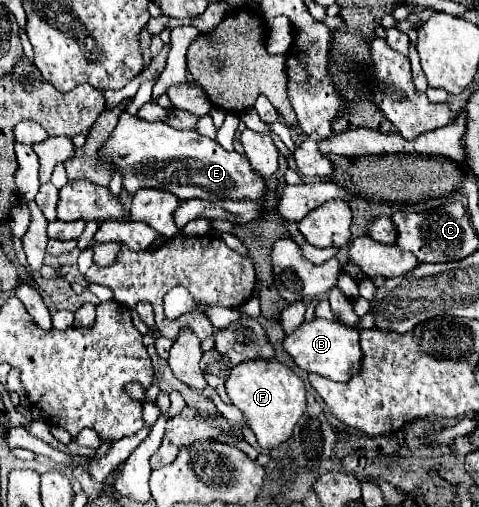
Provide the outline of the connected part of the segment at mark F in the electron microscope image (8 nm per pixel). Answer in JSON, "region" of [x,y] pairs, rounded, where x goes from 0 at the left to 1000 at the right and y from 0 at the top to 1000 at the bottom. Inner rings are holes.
{"region":[[[537,708],[537,712],[511,712],[495,724],[482,728],[482,740],[470,755],[474,763],[474,779],[482,787],[482,795],[507,815],[516,842],[532,854],[537,874],[549,886],[574,886],[582,882],[591,870],[599,870],[612,858],[612,842],[624,830],[624,822],[637,811],[637,763],[633,751],[624,748],[624,740],[616,732],[608,732],[599,720],[582,716],[578,708]]]}

